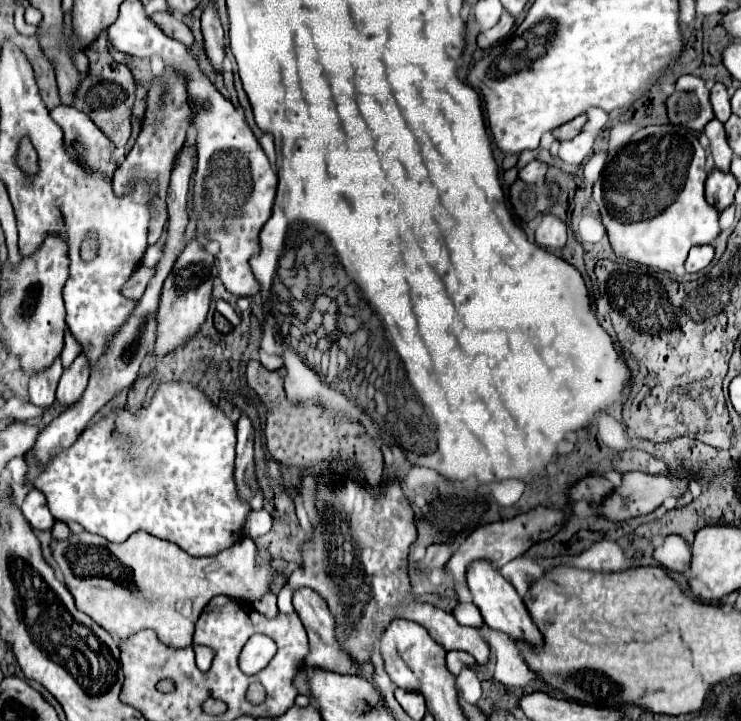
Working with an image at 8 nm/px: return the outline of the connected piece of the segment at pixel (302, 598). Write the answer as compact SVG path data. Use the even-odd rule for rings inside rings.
M308 587L296 589L294 595L292 595L292 605L294 605L296 613L300 615L300 619L302 619L302 623L304 623L304 629L306 629L306 633L308 633L310 651L308 651L308 655L306 655L306 659L304 659L304 663L306 663L308 667L320 667L320 669L334 671L334 673L372 675L372 671L374 671L372 663L354 663L354 661L348 657L348 653L338 645L338 641L336 641L336 637L334 637L334 619L332 619L330 611L328 611L326 601L324 601L316 591L312 591L312 589L308 589Z

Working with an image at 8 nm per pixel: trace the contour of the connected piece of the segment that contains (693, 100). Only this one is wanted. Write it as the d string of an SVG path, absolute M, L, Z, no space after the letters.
M682 75L674 87L674 93L666 99L670 123L704 131L706 123L714 119L706 83L696 75Z

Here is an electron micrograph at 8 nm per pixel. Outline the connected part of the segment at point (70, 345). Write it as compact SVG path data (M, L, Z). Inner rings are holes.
M66 329L66 335L64 335L64 349L60 353L60 359L62 359L62 365L64 367L70 367L70 363L80 355L80 343L76 343L76 339L72 339L72 333Z

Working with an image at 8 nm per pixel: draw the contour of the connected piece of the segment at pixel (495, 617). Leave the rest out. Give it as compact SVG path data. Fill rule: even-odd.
M476 561L476 563L472 563L472 567L468 567L466 581L468 581L470 593L472 593L472 603L480 609L486 625L490 625L498 631L504 631L514 641L522 639L532 645L538 645L542 641L538 627L530 619L526 607L522 603L522 597L516 593L516 589L510 585L510 581L506 581L500 575L500 571L496 567L492 567L490 563L484 563L484 561Z

